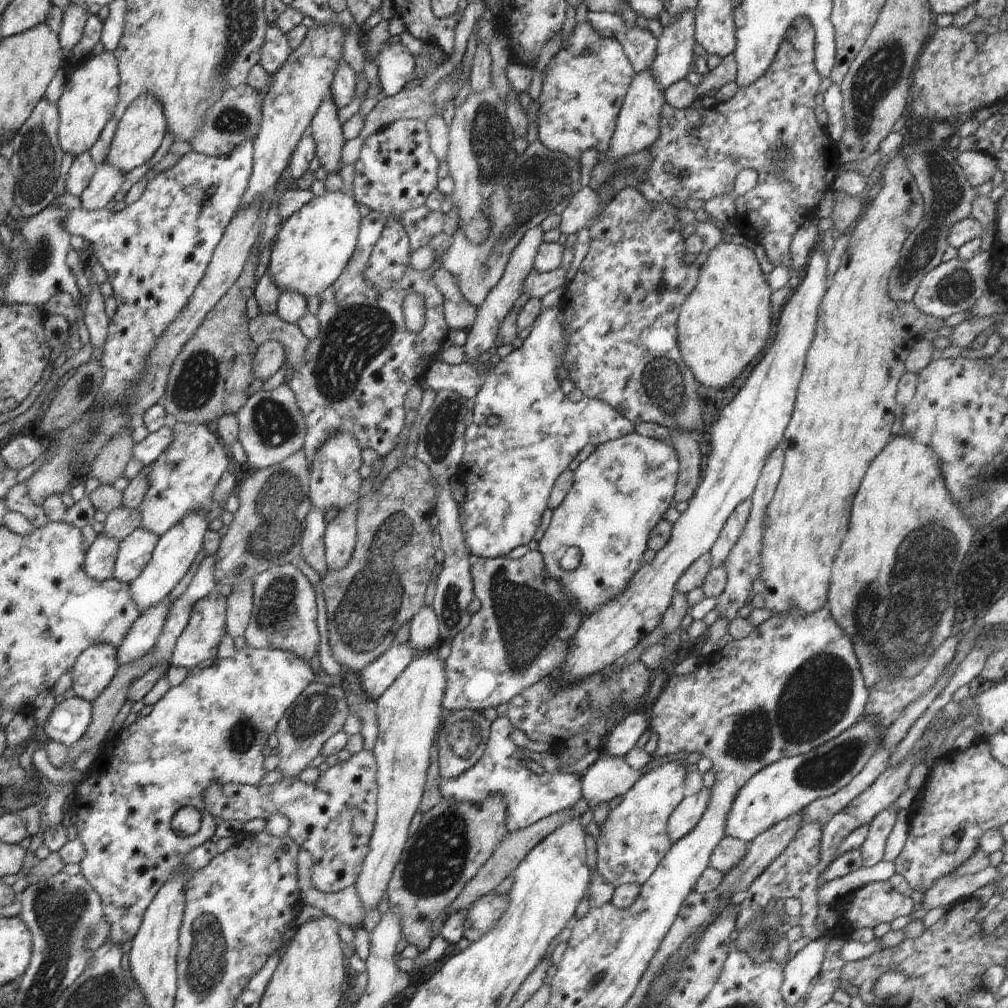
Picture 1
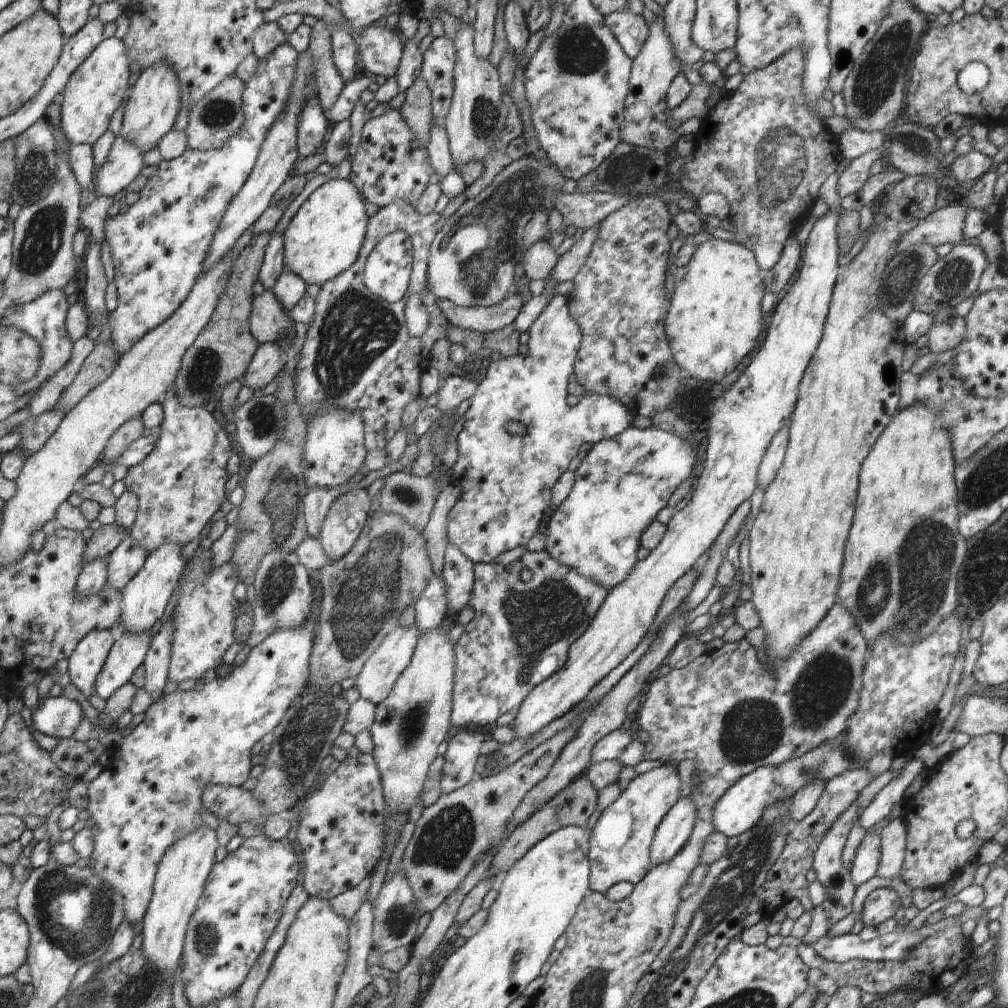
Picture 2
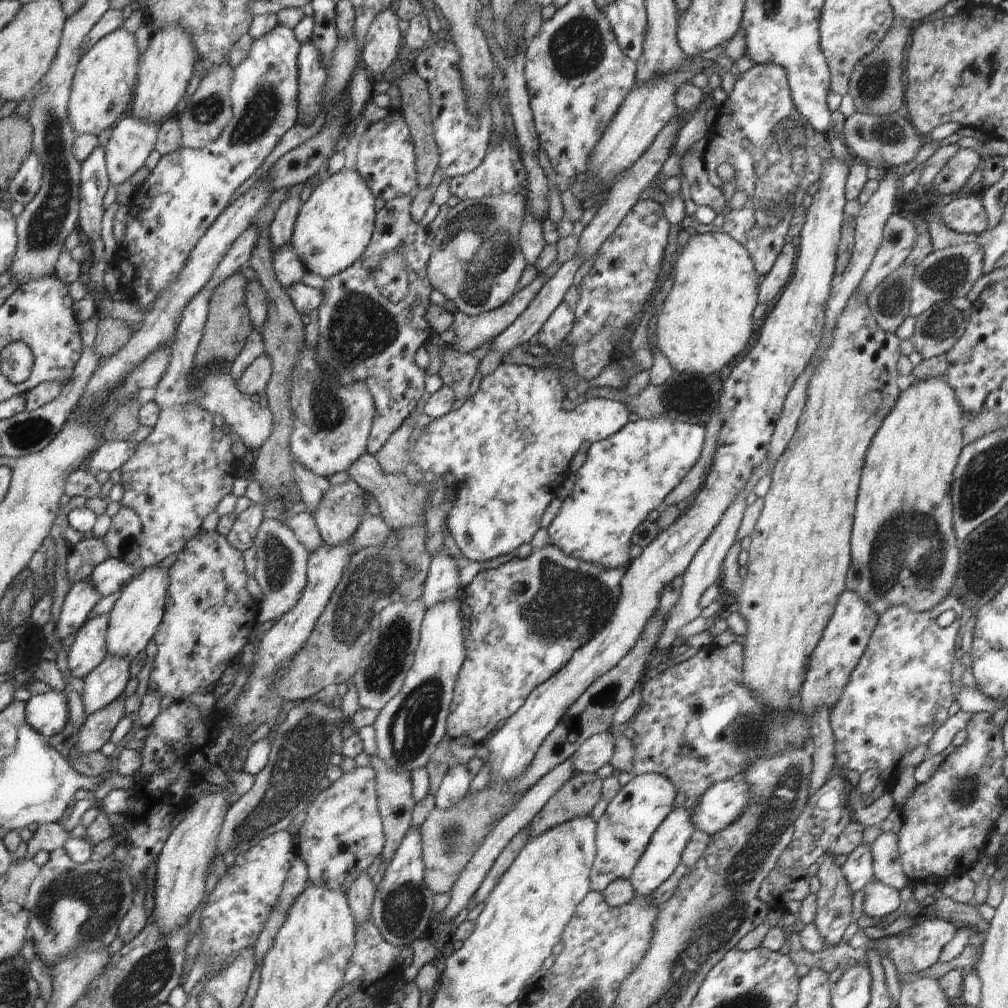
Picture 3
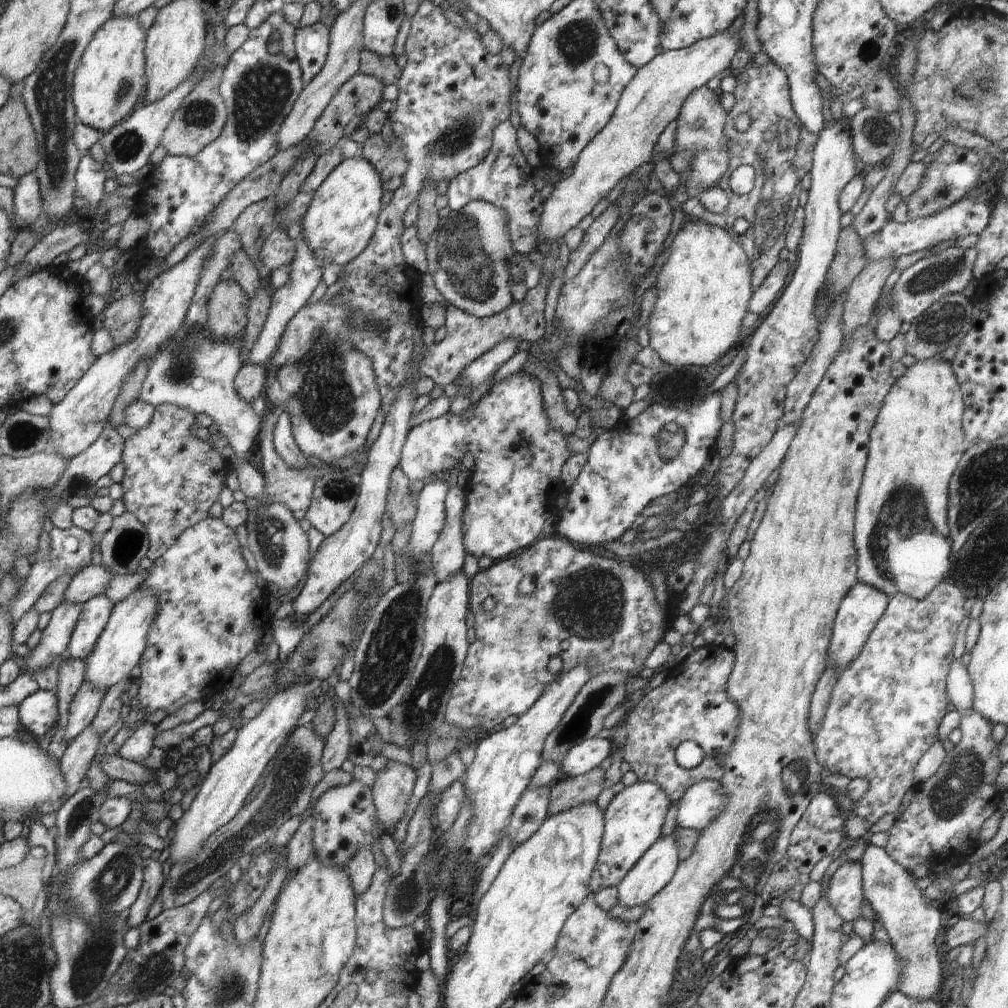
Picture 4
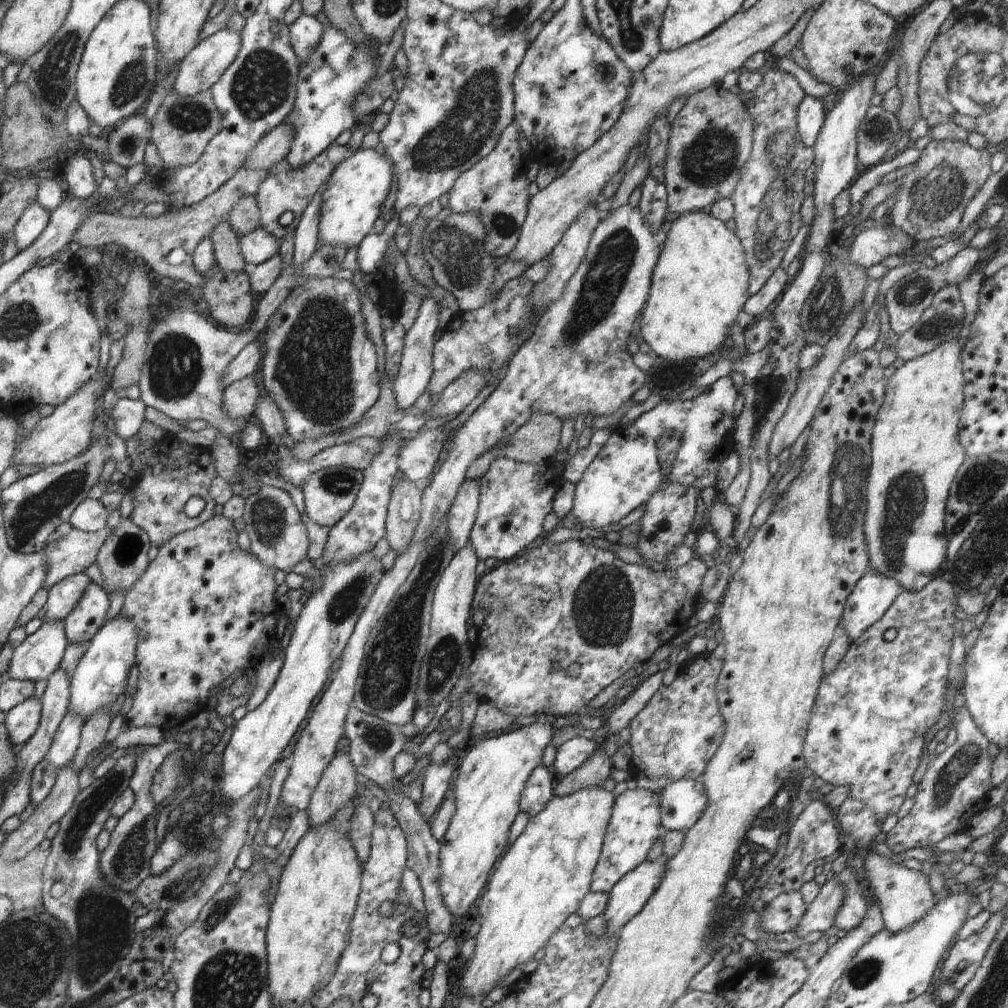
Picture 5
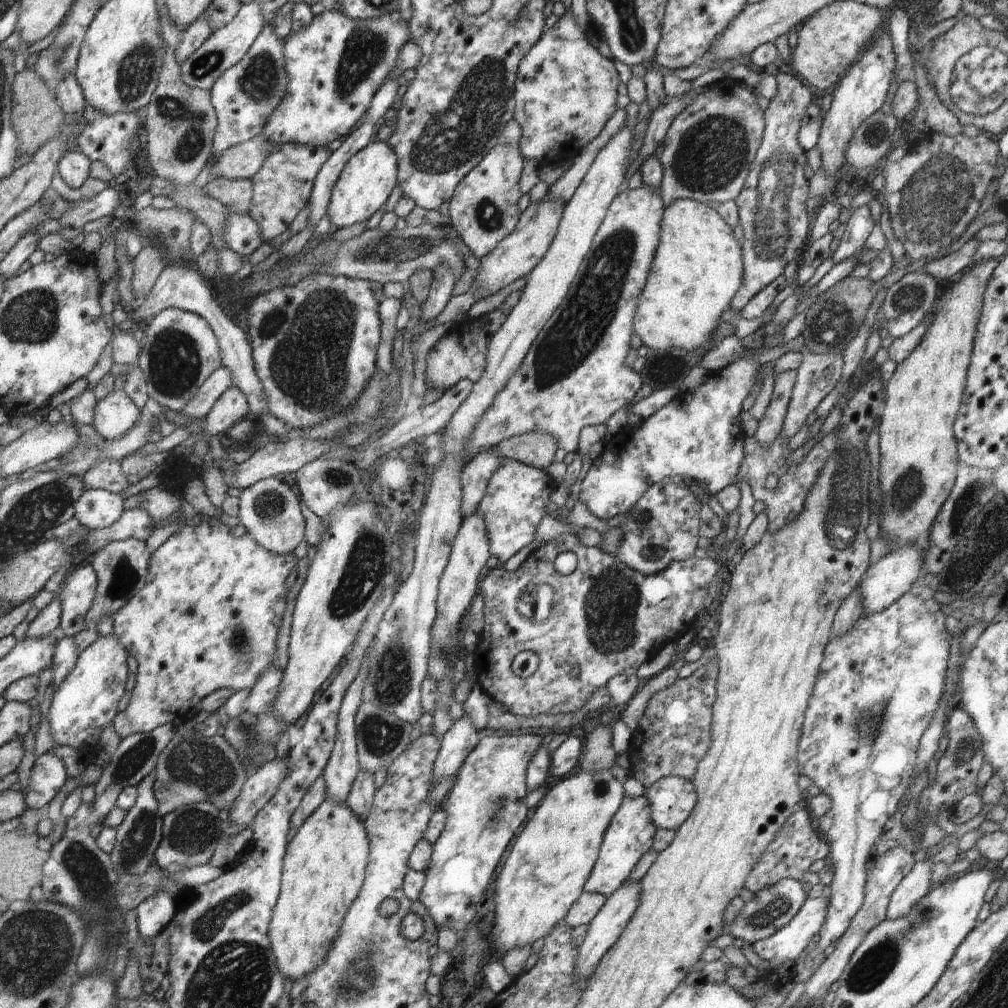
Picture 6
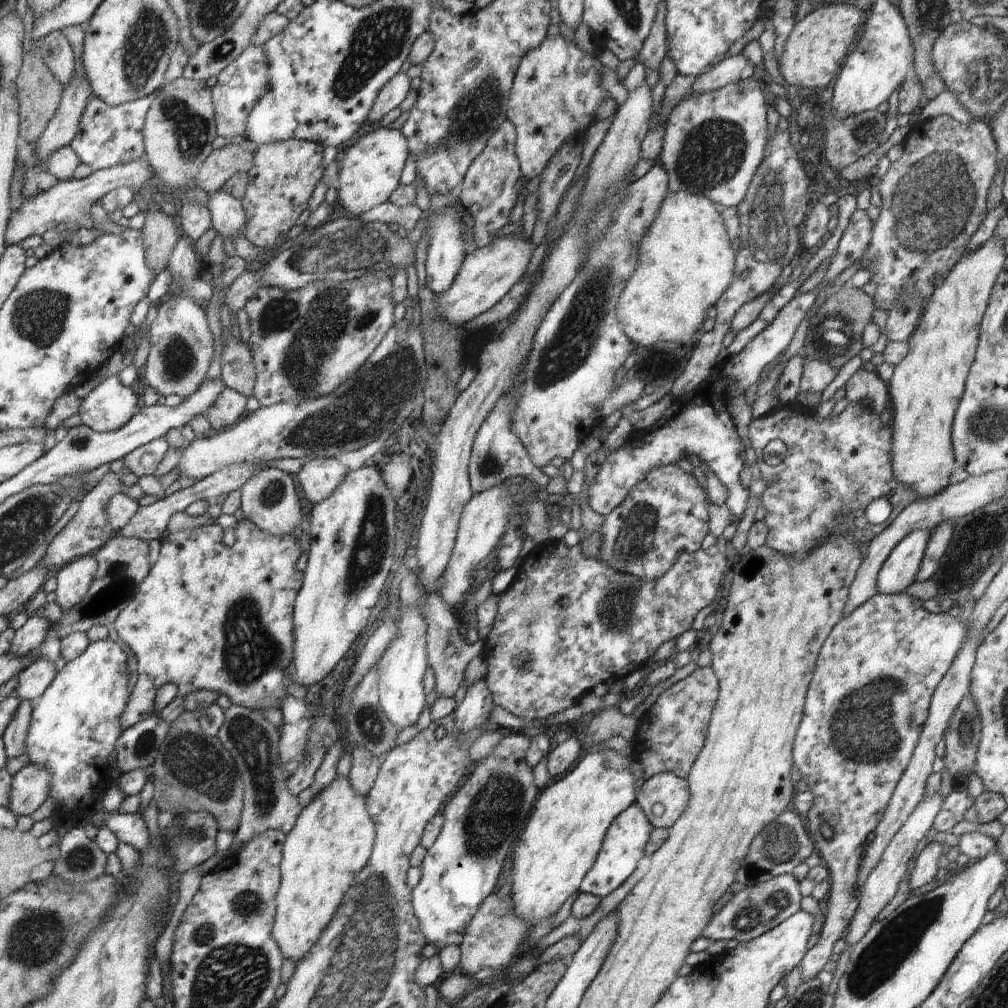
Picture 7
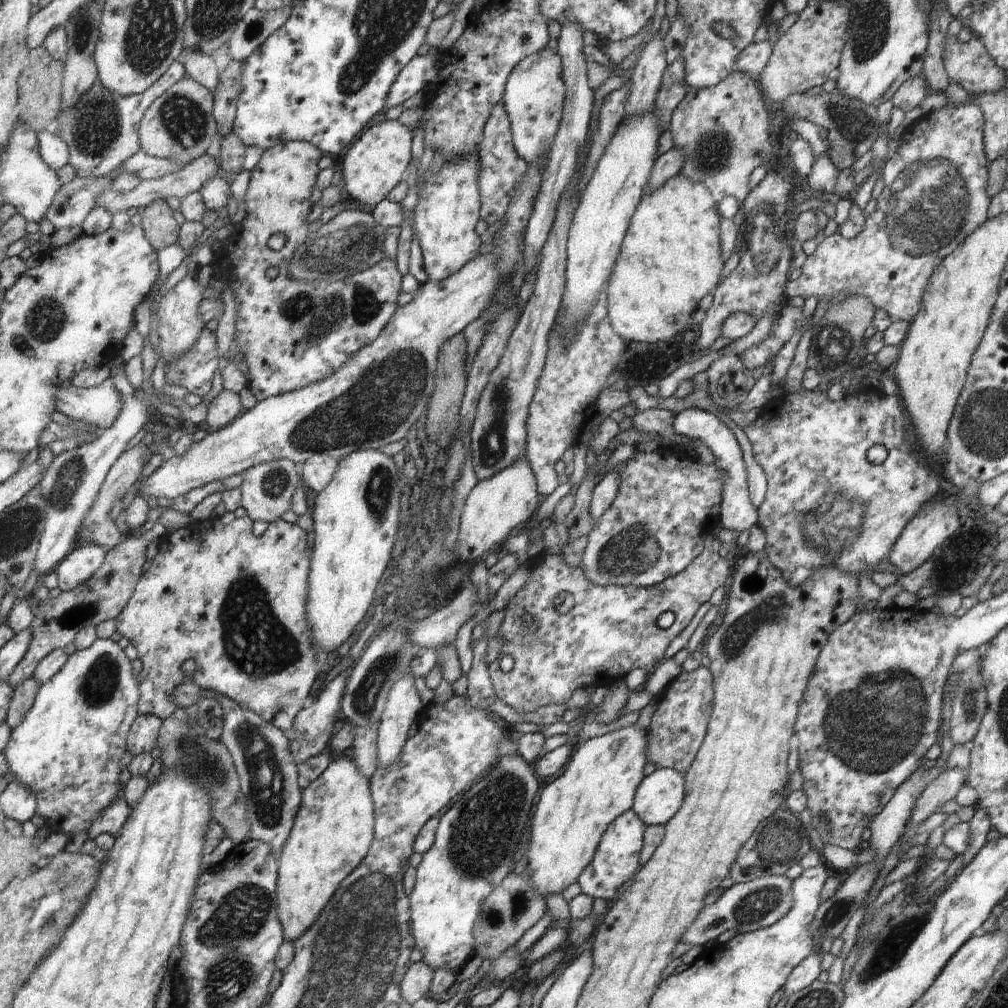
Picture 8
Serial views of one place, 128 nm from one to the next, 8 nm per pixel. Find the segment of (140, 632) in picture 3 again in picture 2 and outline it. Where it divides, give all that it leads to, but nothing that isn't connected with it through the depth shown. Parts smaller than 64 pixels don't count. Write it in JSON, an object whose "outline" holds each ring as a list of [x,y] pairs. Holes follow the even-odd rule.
{"outline":[[[166,542],[147,554],[146,560],[138,574],[121,590],[119,615],[119,633],[136,632],[136,630],[150,630],[162,618],[170,596],[177,588],[183,572],[187,566],[187,559],[183,555],[182,544]]]}

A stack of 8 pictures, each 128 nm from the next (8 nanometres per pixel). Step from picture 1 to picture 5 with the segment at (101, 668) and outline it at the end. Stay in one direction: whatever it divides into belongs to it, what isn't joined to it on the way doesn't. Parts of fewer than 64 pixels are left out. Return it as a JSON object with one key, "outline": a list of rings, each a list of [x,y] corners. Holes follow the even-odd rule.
{"outline":[[[89,583],[74,611],[63,621],[68,643],[89,643],[103,626],[109,605],[109,596],[102,586]]]}

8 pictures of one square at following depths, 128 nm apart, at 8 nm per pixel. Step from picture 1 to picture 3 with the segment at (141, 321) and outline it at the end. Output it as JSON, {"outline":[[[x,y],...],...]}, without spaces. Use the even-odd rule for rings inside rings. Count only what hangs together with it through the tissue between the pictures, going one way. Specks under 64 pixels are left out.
{"outline":[[[278,23],[278,26],[272,30],[272,32],[268,32],[268,34],[264,34],[262,38],[258,38],[258,40],[252,41],[252,46],[250,46],[250,52],[248,52],[248,58],[244,60],[244,62],[240,62],[238,64],[238,68],[232,69],[232,84],[230,84],[230,102],[232,102],[232,120],[230,120],[230,124],[224,128],[222,134],[216,138],[214,142],[208,144],[204,148],[194,150],[182,147],[180,150],[176,150],[174,154],[167,154],[160,157],[157,165],[151,170],[150,176],[146,178],[146,180],[136,188],[133,202],[130,204],[129,212],[126,216],[126,220],[124,220],[124,224],[126,226],[125,233],[120,242],[118,242],[118,256],[120,258],[124,258],[124,265],[120,266],[119,270],[122,274],[120,278],[120,290],[124,296],[126,296],[126,300],[128,302],[136,302],[138,308],[141,310],[143,314],[146,314],[152,306],[154,306],[154,300],[166,290],[166,286],[170,286],[176,278],[178,278],[178,274],[184,270],[184,266],[186,266],[186,262],[188,262],[188,258],[190,258],[190,254],[192,254],[192,250],[196,248],[198,242],[200,242],[200,238],[208,232],[208,229],[222,212],[229,205],[230,199],[236,192],[236,190],[254,174],[256,169],[259,166],[264,164],[264,160],[272,153],[272,150],[278,146],[278,142],[280,139],[292,126],[297,123],[297,110],[298,110],[298,53],[300,50],[300,43],[296,40],[296,35],[294,34],[293,29],[286,28],[282,26],[282,24]]]}

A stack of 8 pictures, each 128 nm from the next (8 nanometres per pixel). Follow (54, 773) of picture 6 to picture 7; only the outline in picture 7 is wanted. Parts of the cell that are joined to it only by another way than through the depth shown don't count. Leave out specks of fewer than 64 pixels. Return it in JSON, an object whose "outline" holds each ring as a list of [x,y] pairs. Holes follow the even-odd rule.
{"outline":[[[29,763],[13,776],[8,809],[15,815],[28,816],[42,806],[49,794],[50,770]]]}

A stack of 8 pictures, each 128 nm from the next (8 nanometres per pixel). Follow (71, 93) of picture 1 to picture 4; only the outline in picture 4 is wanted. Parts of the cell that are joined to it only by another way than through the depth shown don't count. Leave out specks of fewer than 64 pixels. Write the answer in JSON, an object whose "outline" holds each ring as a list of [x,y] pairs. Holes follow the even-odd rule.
{"outline":[[[137,16],[110,17],[94,33],[73,76],[73,103],[77,119],[94,130],[107,132],[128,118],[146,94],[147,30]]]}

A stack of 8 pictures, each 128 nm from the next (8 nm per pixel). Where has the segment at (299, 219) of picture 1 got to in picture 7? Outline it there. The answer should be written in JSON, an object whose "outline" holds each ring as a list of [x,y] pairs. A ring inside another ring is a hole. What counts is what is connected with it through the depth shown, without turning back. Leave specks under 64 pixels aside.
{"outline":[[[386,127],[371,129],[358,141],[346,148],[335,183],[338,191],[336,211],[346,217],[359,217],[362,213],[384,204],[400,184],[404,163],[408,160],[408,144],[399,130]]]}

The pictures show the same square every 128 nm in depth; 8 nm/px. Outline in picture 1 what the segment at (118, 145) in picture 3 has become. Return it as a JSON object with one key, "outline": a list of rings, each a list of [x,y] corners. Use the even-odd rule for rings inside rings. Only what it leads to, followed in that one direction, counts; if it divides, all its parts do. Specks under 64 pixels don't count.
{"outline":[[[97,165],[94,176],[79,196],[82,209],[89,211],[104,209],[106,204],[118,194],[124,180],[126,174],[116,166]]]}

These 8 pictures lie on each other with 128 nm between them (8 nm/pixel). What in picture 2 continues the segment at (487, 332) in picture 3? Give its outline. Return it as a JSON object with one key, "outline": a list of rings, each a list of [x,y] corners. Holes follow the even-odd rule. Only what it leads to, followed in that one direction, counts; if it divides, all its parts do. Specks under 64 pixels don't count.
{"outline":[[[517,292],[509,294],[498,304],[491,307],[460,307],[453,302],[440,298],[438,306],[450,324],[459,324],[464,329],[478,332],[495,332],[508,324],[513,324],[524,306],[524,298]]]}

